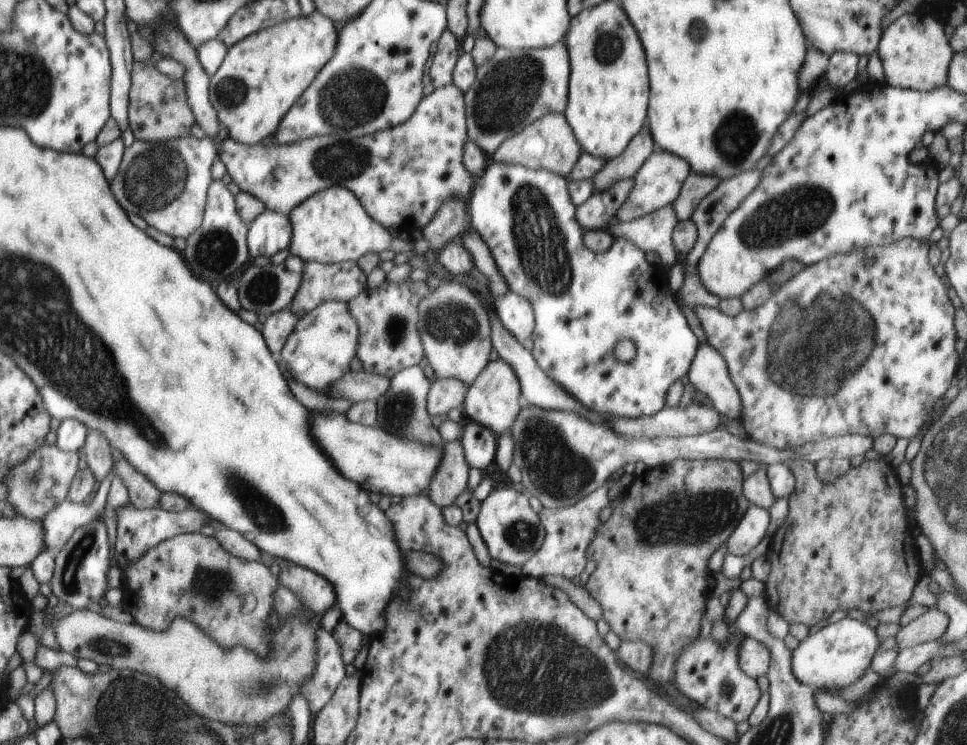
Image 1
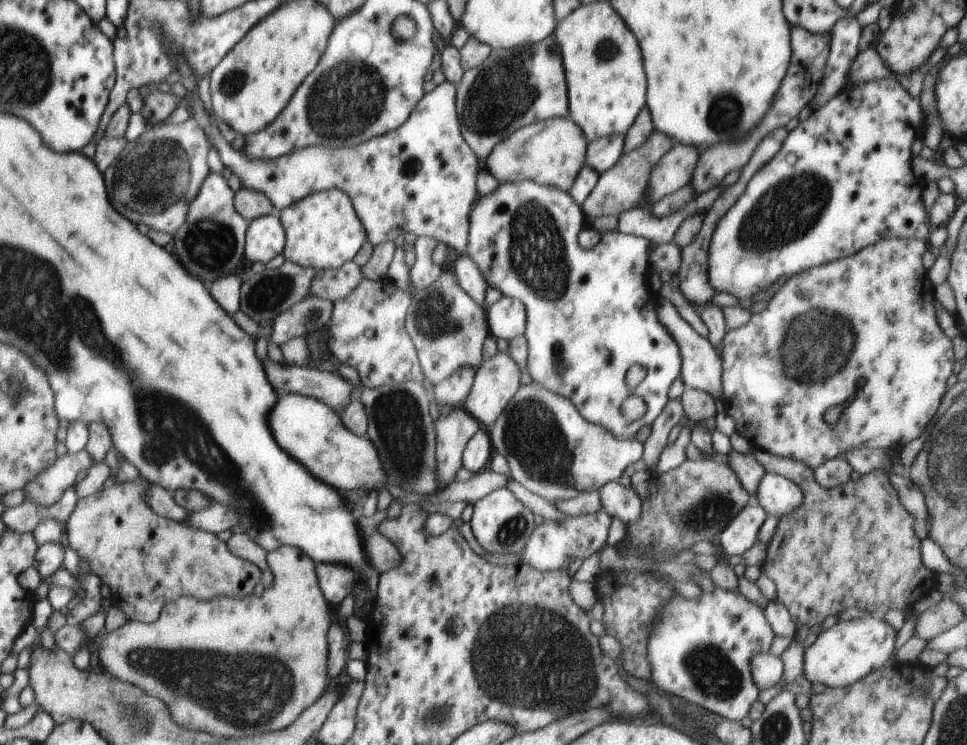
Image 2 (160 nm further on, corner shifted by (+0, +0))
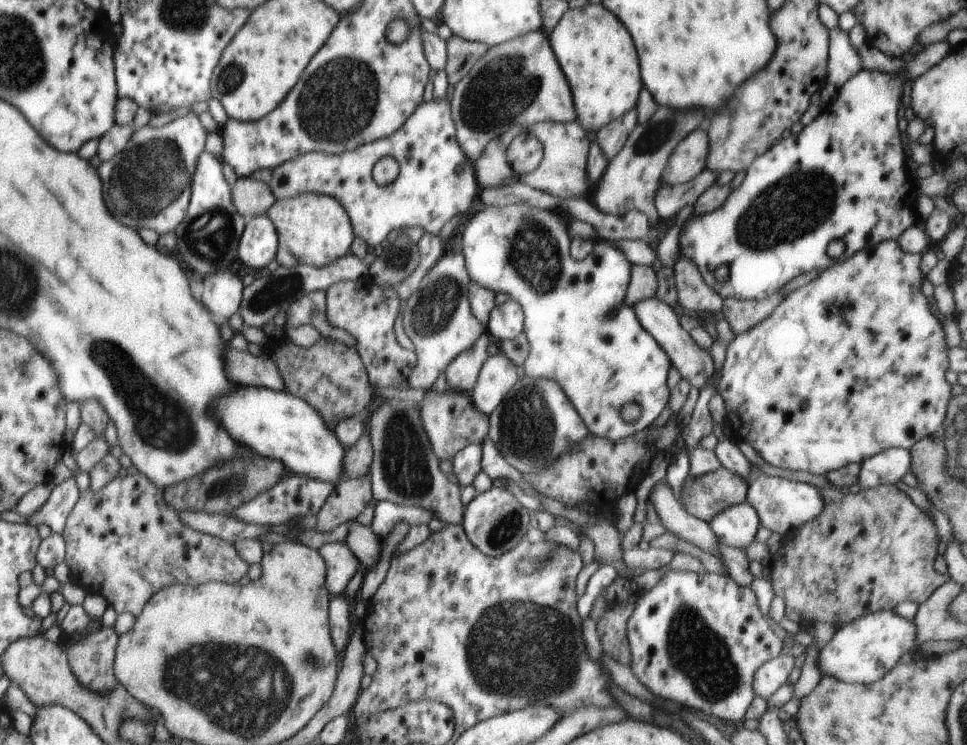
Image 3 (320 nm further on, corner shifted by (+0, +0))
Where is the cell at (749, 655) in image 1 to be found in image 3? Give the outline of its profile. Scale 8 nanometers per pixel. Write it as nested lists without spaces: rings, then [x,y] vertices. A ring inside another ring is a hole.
[[[781,653],[777,658],[762,664],[753,677],[755,695],[766,700],[770,699],[784,682],[788,681],[794,667],[794,656]]]

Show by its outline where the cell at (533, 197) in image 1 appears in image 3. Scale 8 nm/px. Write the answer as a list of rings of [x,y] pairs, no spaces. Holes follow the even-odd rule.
[[[510,204],[505,206],[488,206],[484,210],[472,215],[472,218],[464,221],[464,230],[461,233],[462,239],[462,254],[465,259],[466,269],[471,280],[474,280],[476,284],[494,293],[508,294],[510,299],[513,299],[523,311],[524,329],[523,333],[527,337],[529,343],[529,356],[526,358],[522,370],[528,378],[534,380],[554,380],[565,396],[570,400],[572,406],[584,424],[586,428],[590,430],[590,433],[595,436],[606,438],[613,442],[619,442],[639,434],[640,432],[648,429],[654,420],[662,414],[662,411],[668,405],[670,391],[668,389],[668,374],[672,370],[672,362],[668,358],[668,354],[664,353],[664,348],[660,344],[656,343],[656,340],[640,326],[640,320],[636,318],[636,312],[634,308],[629,308],[624,304],[624,298],[628,290],[628,282],[630,282],[630,276],[632,276],[632,264],[628,262],[628,258],[614,246],[614,241],[608,241],[604,239],[596,239],[592,252],[584,258],[584,260],[572,260],[570,258],[570,234],[568,234],[568,219],[564,213],[550,212],[550,210],[544,210],[544,208],[534,208],[534,206],[528,206],[528,204]],[[628,402],[636,402],[640,408],[642,408],[642,416],[640,420],[636,422],[624,422],[620,418],[620,412],[622,412],[622,406],[628,404]]]

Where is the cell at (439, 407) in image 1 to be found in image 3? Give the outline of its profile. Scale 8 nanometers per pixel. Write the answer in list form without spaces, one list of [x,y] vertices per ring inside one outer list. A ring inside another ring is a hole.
[[[486,331],[480,340],[476,340],[474,348],[456,356],[446,368],[448,390],[462,392],[470,396],[484,362],[488,359],[488,345],[492,341]]]

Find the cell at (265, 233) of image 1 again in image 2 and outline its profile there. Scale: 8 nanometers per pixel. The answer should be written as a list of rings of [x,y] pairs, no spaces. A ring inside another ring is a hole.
[[[277,213],[254,219],[249,223],[245,240],[245,257],[250,262],[266,264],[283,254],[285,232]]]

